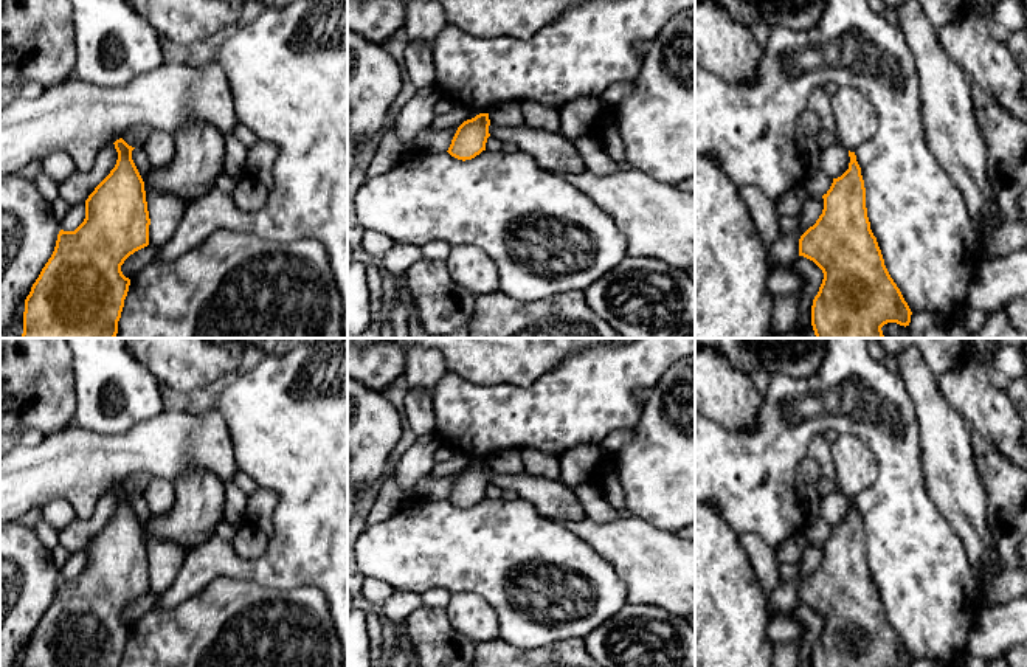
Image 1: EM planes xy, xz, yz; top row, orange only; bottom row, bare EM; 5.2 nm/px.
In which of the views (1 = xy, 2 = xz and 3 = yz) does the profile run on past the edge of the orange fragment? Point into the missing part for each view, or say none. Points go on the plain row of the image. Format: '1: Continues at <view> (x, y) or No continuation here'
1: Continues at xy (135, 484)
2: No continuation here
3: No continuation here

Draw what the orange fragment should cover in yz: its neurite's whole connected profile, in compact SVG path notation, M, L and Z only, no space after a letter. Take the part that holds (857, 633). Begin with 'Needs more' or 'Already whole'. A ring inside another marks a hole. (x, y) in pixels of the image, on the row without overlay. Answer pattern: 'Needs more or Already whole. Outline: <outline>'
Already whole. Outline: M849 498L849 504L849 517L833 526L830 537L822 543L822 562L799 586L799 603L813 608L824 620L813 647L811 667L911 667L912 659L890 625L870 577L856 503Z

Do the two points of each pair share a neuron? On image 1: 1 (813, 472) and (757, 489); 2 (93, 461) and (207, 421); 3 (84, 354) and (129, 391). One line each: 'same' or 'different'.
1: different
2: same
3: same

